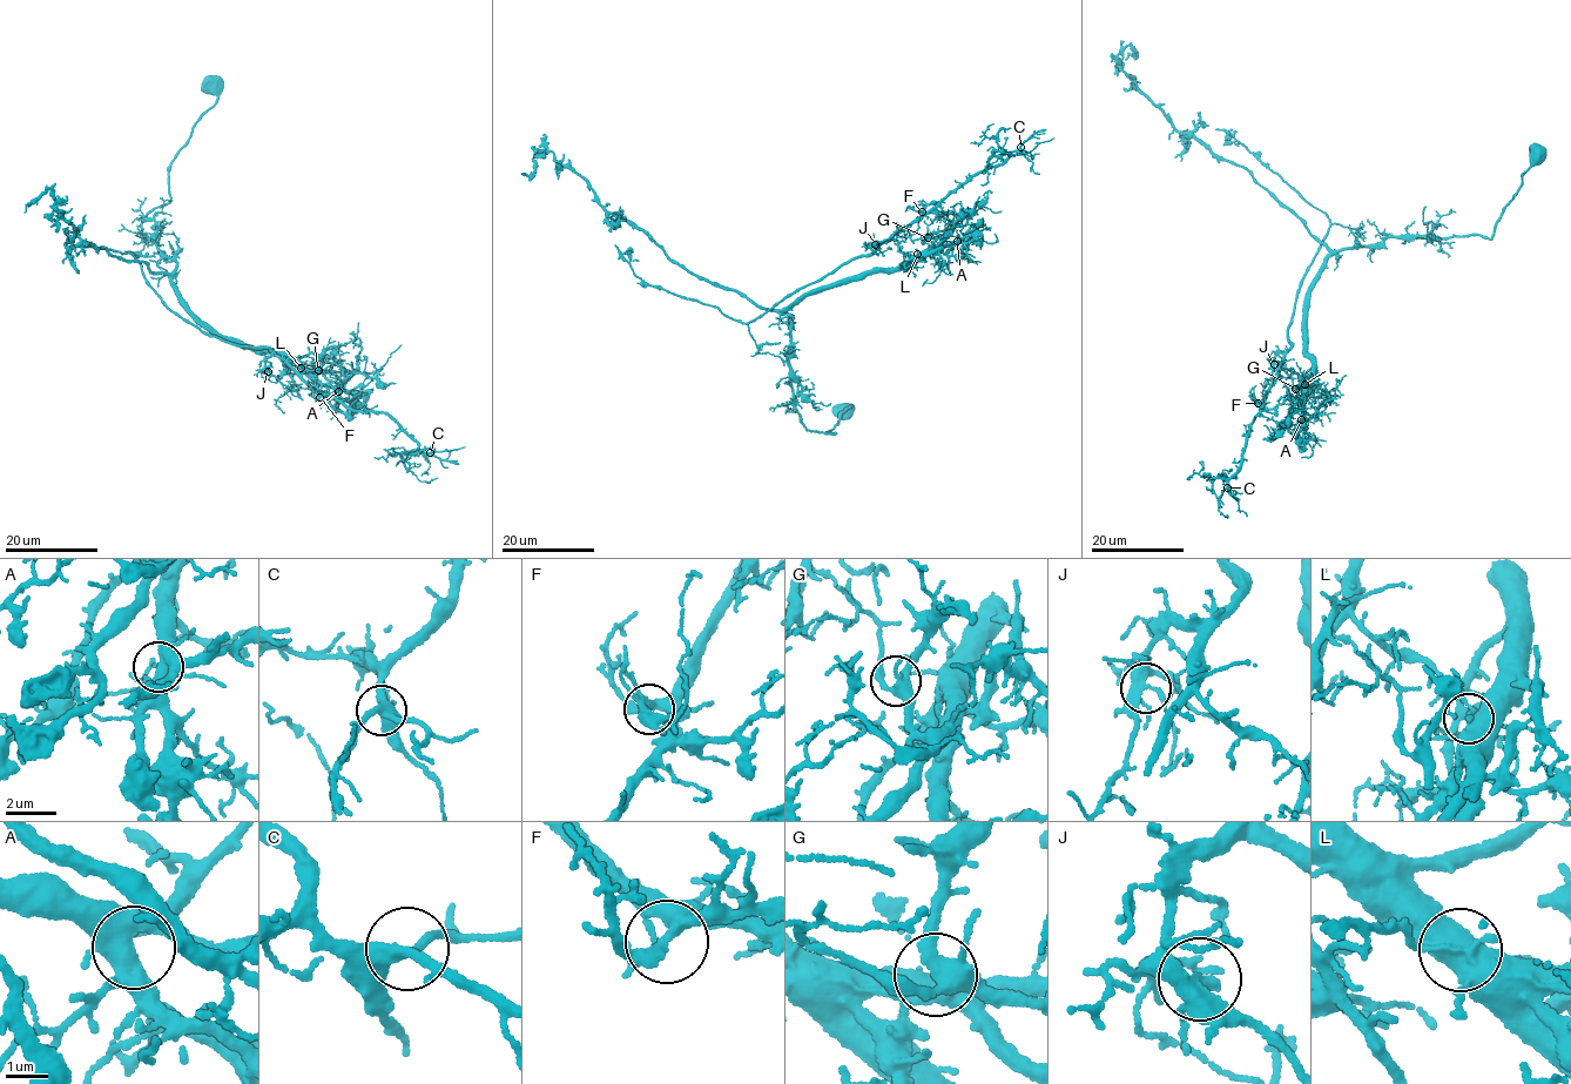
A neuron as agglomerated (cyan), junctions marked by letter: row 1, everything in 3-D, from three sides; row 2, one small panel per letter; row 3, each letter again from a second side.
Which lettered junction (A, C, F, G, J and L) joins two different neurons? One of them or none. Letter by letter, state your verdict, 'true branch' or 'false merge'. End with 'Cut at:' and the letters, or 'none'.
A: true branch
C: true branch
F: true branch
G: true branch
J: true branch
L: false merge
Cut at: L

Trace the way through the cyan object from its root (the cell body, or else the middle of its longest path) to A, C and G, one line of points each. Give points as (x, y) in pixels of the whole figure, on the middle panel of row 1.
A: (847, 410), (827, 432), (835, 433), (803, 425), (784, 310), (820, 288), (896, 269), (957, 241)
C: (847, 410), (827, 432), (835, 433), (803, 425), (784, 310), (897, 267), (892, 235), (1020, 147)
G: (847, 410), (827, 432), (835, 433), (803, 425), (784, 310), (820, 288), (904, 264), (944, 238), (928, 237)

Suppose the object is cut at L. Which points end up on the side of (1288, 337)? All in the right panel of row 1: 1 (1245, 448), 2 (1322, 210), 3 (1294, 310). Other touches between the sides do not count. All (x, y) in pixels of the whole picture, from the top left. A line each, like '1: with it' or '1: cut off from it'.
1: with it
2: with it
3: with it

